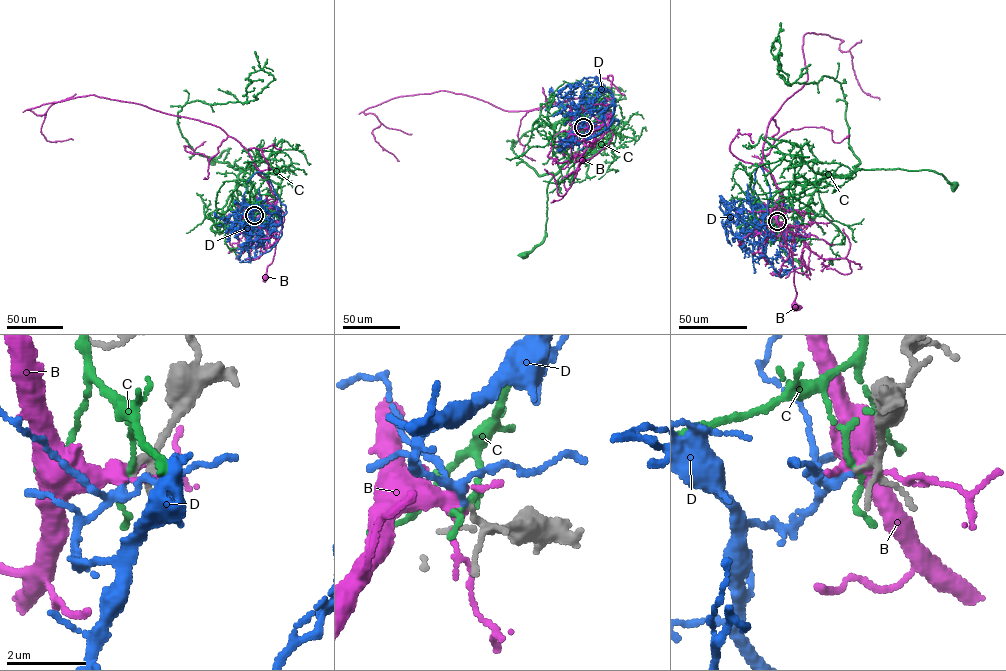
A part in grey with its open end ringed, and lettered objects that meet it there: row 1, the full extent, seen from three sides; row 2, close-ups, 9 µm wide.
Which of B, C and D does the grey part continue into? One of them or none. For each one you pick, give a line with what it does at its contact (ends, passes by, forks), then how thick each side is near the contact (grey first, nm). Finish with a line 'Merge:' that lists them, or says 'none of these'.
D: it forks | 90/140 nm
Merge: D

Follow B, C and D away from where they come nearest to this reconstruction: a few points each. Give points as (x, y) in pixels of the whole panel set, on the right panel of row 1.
B: (777, 221), (772, 209), (770, 213), (791, 252), (797, 293), (794, 305)
C: (777, 221), (777, 213), (789, 204), (788, 190), (794, 183), (818, 183), (857, 169), (931, 170), (953, 186)
D: (777, 221), (762, 217), (755, 203), (741, 200), (728, 202), (743, 219), (747, 237), (753, 246), (754, 271)

